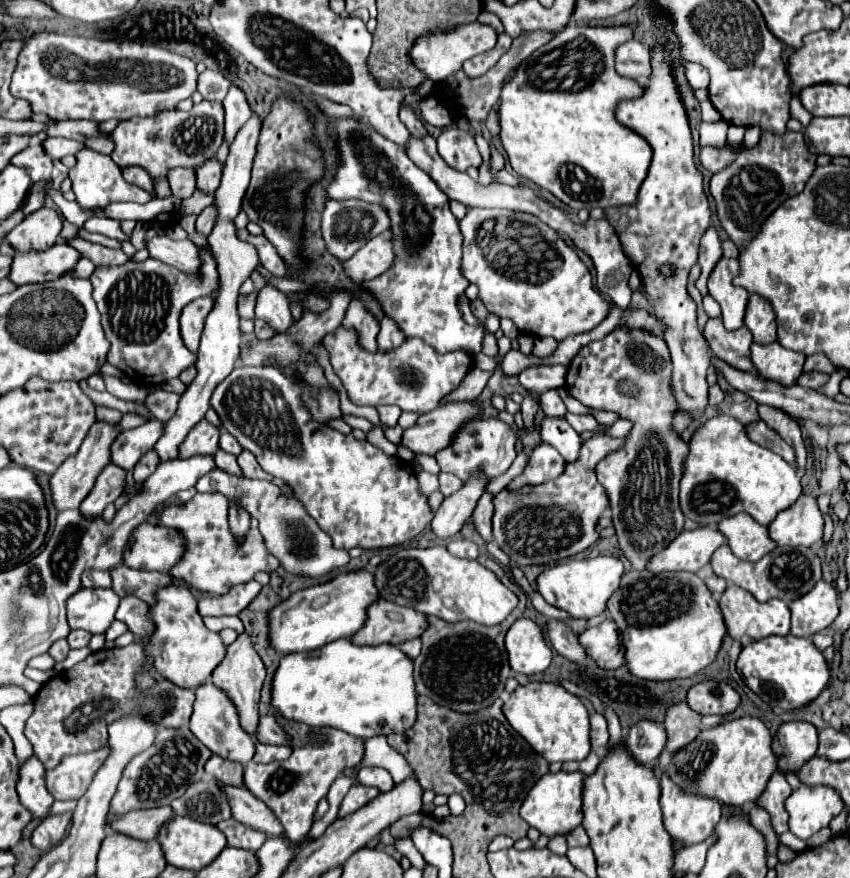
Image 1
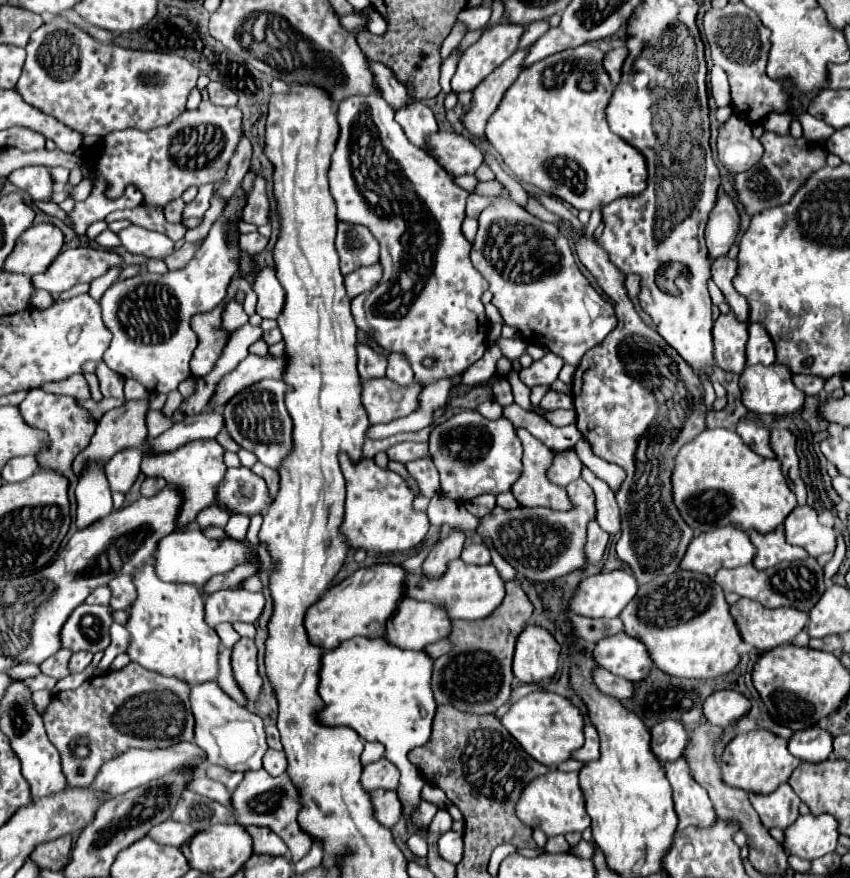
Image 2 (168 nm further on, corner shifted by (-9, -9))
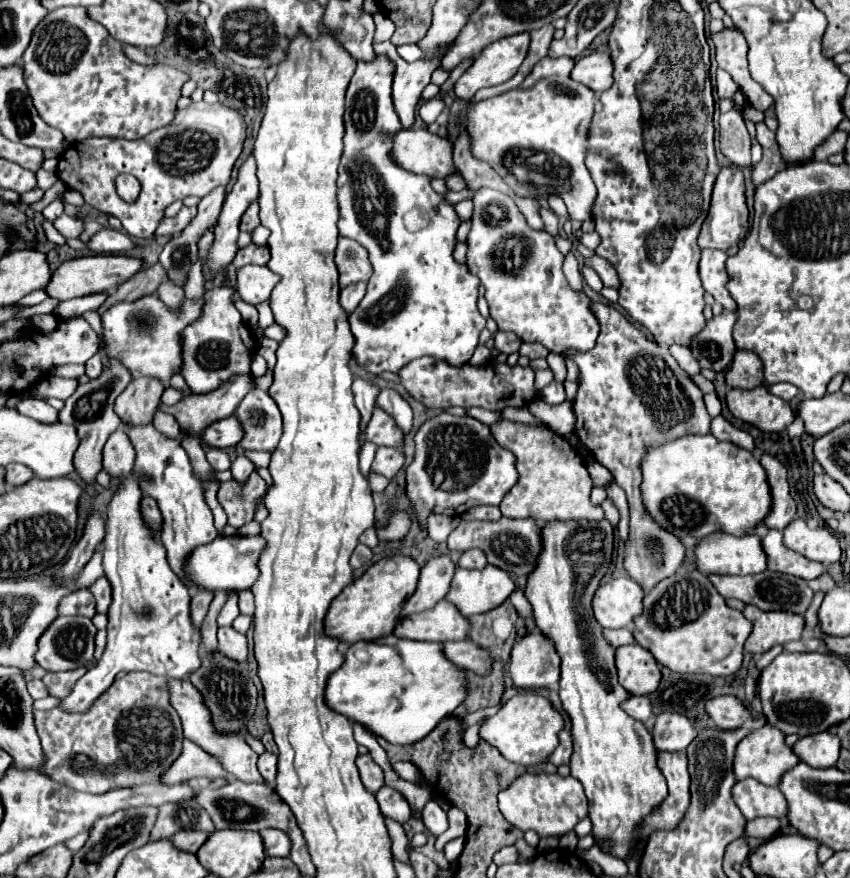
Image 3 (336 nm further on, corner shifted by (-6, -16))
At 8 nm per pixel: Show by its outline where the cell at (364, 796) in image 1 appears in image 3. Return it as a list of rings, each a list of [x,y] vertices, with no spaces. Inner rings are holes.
[[[384,786],[384,788],[380,788],[380,792],[376,792],[376,800],[386,818],[396,820],[398,824],[404,824],[410,820],[410,806],[396,790]]]

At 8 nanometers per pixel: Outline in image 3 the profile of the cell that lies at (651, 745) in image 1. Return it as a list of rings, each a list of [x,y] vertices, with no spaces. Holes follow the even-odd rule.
[[[664,712],[656,718],[652,736],[654,746],[660,752],[682,752],[696,738],[696,730],[686,716],[680,716],[676,712]]]

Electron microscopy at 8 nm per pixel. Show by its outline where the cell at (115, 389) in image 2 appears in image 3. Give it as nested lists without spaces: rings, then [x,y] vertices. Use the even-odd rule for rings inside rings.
[[[96,354],[86,362],[86,376],[94,380],[94,378],[100,378],[100,374],[102,374],[102,360],[100,360],[100,354]]]

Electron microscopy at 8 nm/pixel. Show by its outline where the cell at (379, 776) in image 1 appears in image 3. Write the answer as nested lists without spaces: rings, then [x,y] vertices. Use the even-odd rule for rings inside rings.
[[[370,754],[358,756],[356,764],[358,764],[358,770],[360,770],[360,778],[362,778],[364,788],[370,794],[376,794],[384,786],[384,772],[382,772],[382,768],[372,760]]]

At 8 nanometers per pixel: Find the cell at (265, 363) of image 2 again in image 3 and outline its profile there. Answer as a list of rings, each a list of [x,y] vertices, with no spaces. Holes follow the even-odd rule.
[[[236,374],[216,388],[216,392],[188,394],[174,406],[160,404],[158,410],[172,414],[184,430],[198,436],[208,424],[232,416],[242,398],[254,388],[256,384],[252,374]]]

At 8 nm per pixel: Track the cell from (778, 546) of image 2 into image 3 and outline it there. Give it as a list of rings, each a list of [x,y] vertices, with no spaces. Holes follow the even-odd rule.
[[[770,528],[768,534],[762,538],[762,548],[768,558],[768,570],[772,572],[784,572],[784,574],[800,576],[804,580],[812,580],[824,572],[824,564],[806,560],[804,556],[786,548],[780,530]]]

